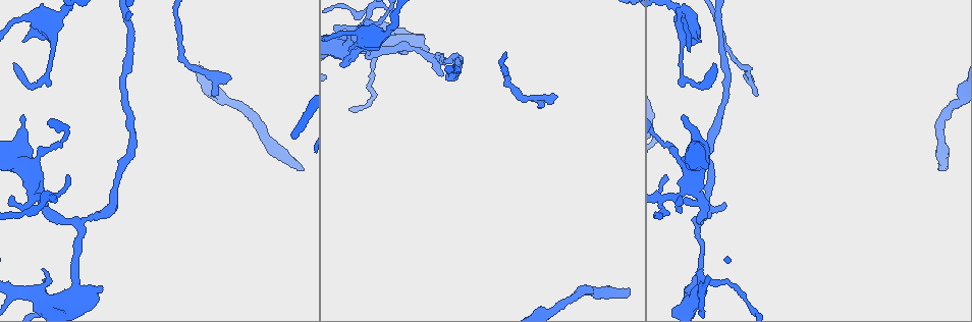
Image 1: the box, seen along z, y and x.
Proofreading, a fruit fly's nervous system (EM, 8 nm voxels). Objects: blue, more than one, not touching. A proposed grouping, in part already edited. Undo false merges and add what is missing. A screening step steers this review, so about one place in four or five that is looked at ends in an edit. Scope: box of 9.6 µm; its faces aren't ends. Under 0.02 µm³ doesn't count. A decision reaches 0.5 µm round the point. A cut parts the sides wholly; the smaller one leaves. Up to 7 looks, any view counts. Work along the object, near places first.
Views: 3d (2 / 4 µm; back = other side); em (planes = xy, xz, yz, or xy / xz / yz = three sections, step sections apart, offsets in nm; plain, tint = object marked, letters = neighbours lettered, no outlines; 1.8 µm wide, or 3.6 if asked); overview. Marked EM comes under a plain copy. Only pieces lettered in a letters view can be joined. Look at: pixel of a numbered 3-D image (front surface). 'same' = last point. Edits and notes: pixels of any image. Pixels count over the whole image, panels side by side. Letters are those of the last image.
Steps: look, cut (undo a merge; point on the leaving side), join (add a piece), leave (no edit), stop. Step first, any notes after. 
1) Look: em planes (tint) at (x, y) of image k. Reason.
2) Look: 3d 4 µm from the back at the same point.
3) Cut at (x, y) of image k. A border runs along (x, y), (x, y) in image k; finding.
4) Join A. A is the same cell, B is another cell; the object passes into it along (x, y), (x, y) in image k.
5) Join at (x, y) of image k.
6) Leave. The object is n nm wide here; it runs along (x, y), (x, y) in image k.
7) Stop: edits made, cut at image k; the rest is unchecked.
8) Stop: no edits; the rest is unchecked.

Look: em planes (letters) at (684, 117) of image 1. Branch stops here.

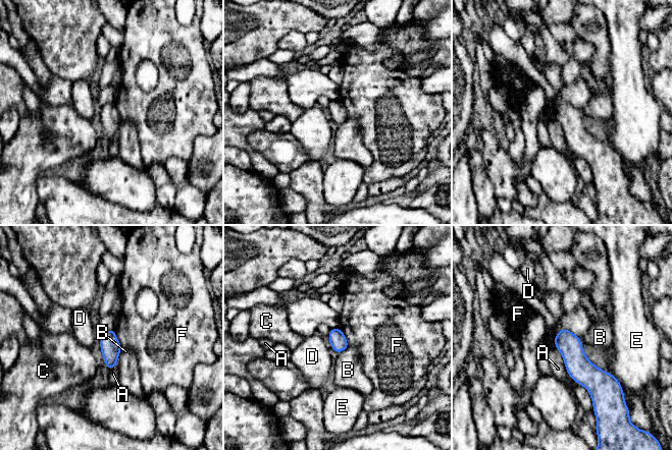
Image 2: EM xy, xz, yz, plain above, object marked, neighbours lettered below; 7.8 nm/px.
Leave. A, B, C, D, E and F are other cells; no lettered piece goes on from it.

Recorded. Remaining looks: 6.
Look: 3d 2 µm at (340, 63) of image 1. An open end.

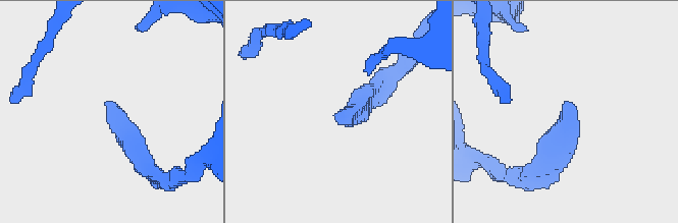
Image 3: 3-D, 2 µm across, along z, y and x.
Look: em 3.6 µm planes (letters) at (337, 118) of image 3. Now the EM.

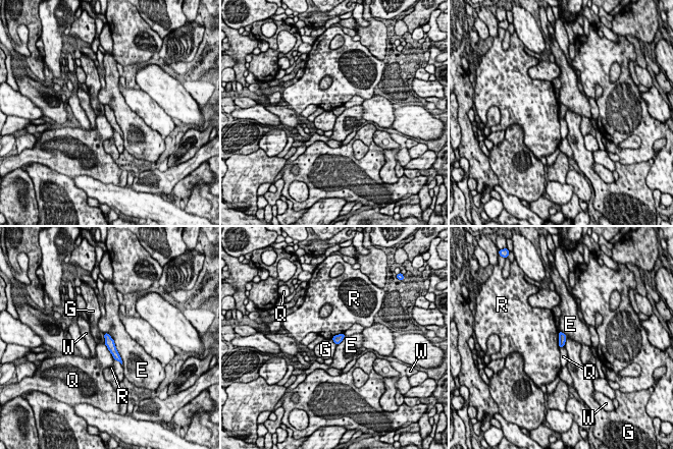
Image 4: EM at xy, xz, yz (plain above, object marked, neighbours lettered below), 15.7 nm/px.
Leave. The object is 130 nm wide here; the longest contact is with E, 600 nm; E, G, Q, R and W are other cells; none of them fits.

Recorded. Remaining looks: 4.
Look: em yz step 8 (tint) at (755, 94) of image 1. Free end.

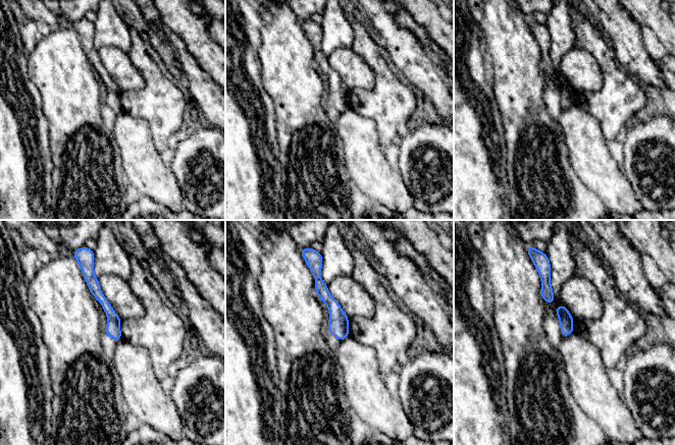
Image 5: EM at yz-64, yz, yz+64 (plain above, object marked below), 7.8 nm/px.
Look: em planes (letters) at the same point. Another direction.

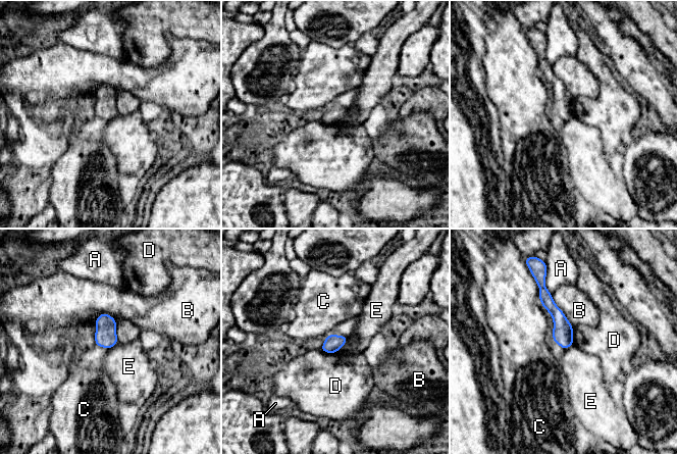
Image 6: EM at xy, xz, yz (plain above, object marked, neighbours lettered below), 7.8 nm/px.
Leave. The longest contact is with B, 320 nm; A, B, C, D and E are other cells; a border runs along (347, 341), (335, 352) in image 6; no lettered piece goes on from it.

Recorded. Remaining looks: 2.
Stop: no edits; the rest is unchecked.

